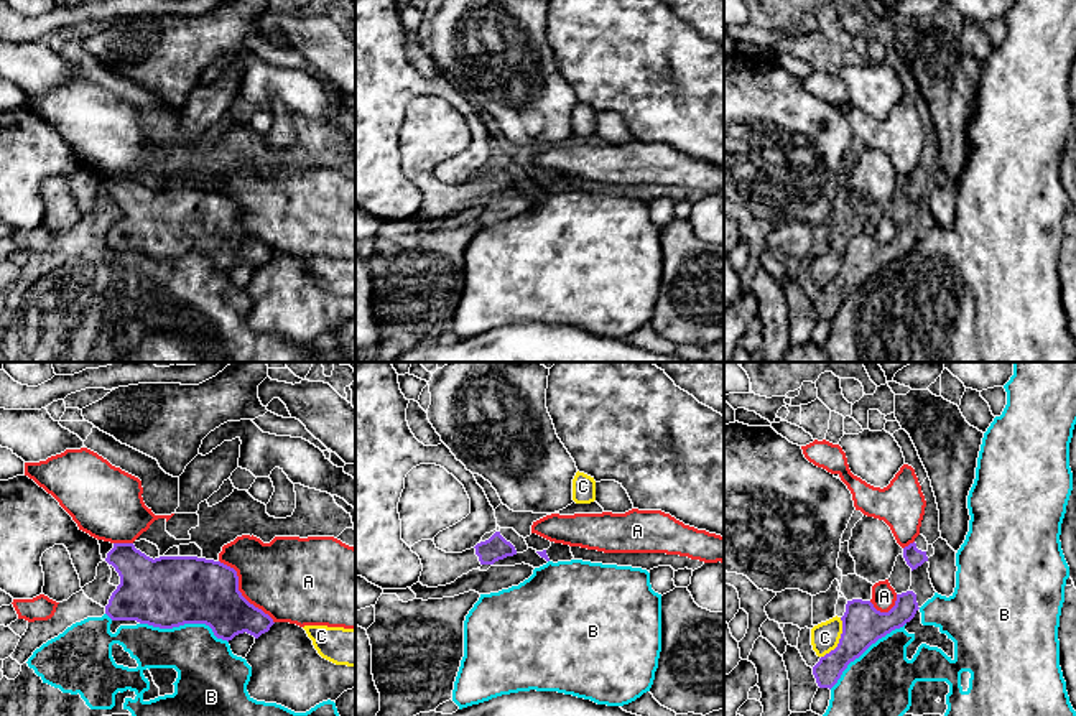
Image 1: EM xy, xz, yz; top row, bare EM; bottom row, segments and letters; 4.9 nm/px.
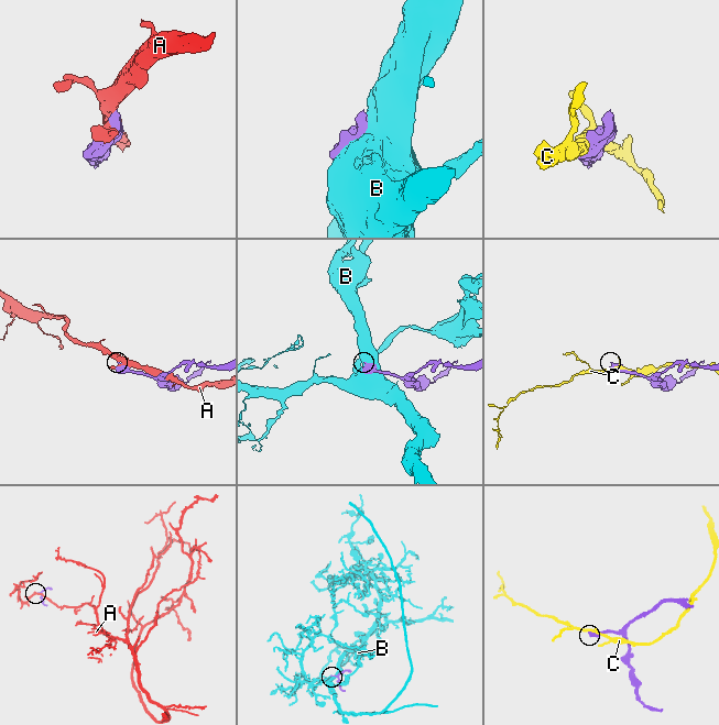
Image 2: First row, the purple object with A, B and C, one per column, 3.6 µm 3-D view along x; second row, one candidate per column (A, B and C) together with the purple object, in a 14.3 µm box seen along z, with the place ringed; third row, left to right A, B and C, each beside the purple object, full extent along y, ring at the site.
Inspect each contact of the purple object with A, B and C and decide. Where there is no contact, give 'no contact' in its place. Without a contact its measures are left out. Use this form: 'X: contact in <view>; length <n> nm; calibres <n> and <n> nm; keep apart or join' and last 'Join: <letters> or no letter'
A: contact in xy; length 420 nm; calibres 340 and 400 nm; keep apart
B: contact in xy; length 440 nm; calibres 340 and 300 nm; keep apart
C: contact in yz; length 220 nm; calibres 200 and 140 nm; keep apart
Join: no letter

